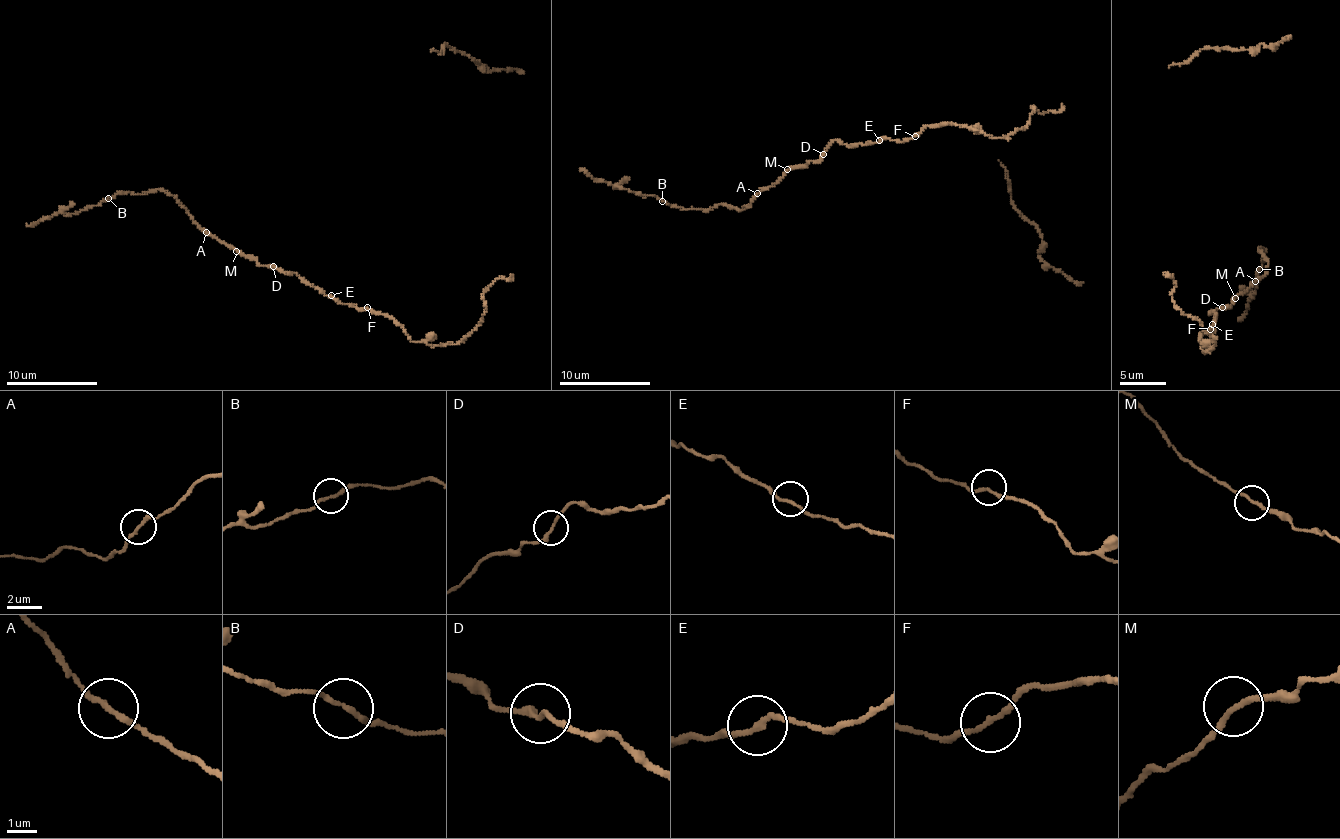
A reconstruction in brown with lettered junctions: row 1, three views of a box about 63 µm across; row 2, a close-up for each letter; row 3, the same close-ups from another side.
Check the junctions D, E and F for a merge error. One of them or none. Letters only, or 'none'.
none

